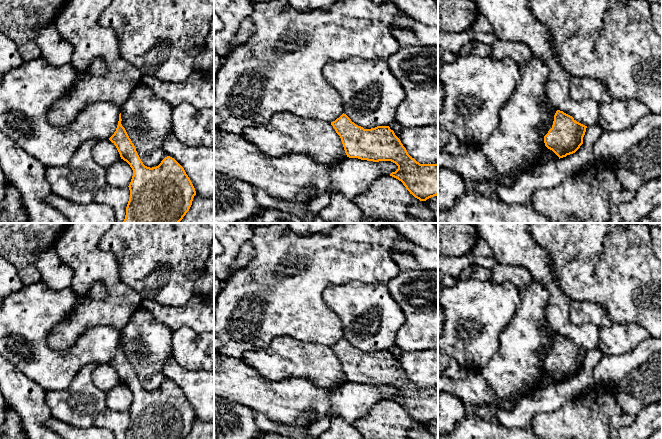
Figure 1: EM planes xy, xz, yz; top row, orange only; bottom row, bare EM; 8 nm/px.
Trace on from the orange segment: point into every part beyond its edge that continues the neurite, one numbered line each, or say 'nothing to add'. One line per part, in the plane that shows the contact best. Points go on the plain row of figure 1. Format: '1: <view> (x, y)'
nothing to add

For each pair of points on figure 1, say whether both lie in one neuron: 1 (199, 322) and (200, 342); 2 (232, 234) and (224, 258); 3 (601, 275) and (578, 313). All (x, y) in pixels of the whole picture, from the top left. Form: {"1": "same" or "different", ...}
{"1": "different", "2": "same", "3": "different"}

